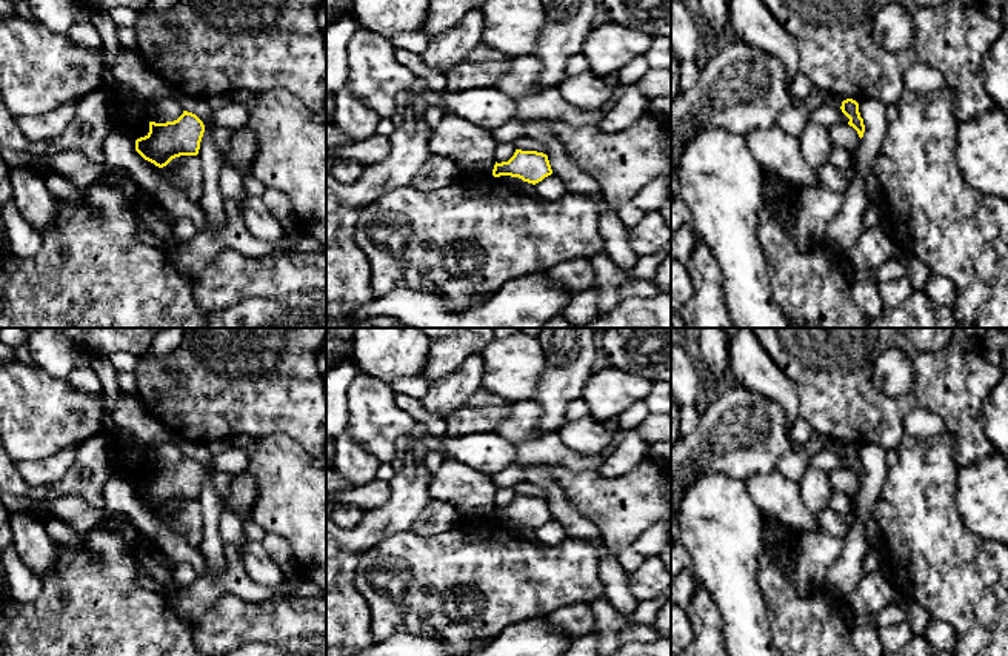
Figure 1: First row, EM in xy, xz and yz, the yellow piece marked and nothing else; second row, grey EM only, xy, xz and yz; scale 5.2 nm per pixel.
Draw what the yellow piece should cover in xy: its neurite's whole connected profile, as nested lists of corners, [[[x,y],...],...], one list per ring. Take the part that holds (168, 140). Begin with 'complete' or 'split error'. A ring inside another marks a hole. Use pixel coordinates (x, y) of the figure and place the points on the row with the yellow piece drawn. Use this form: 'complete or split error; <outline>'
complete; [[[192,112],[166,123],[149,122],[149,132],[135,140],[135,151],[159,168],[180,156],[197,156],[205,132],[203,122]]]

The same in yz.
complete; [[[846,99],[842,102],[840,109],[849,119],[848,125],[853,126],[862,139],[865,132],[865,125],[859,112],[859,103],[853,99]]]

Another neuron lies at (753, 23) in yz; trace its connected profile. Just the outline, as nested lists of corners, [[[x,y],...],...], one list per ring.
[[[729,0],[729,23],[736,38],[782,62],[789,88],[799,72],[799,49],[762,0]]]

